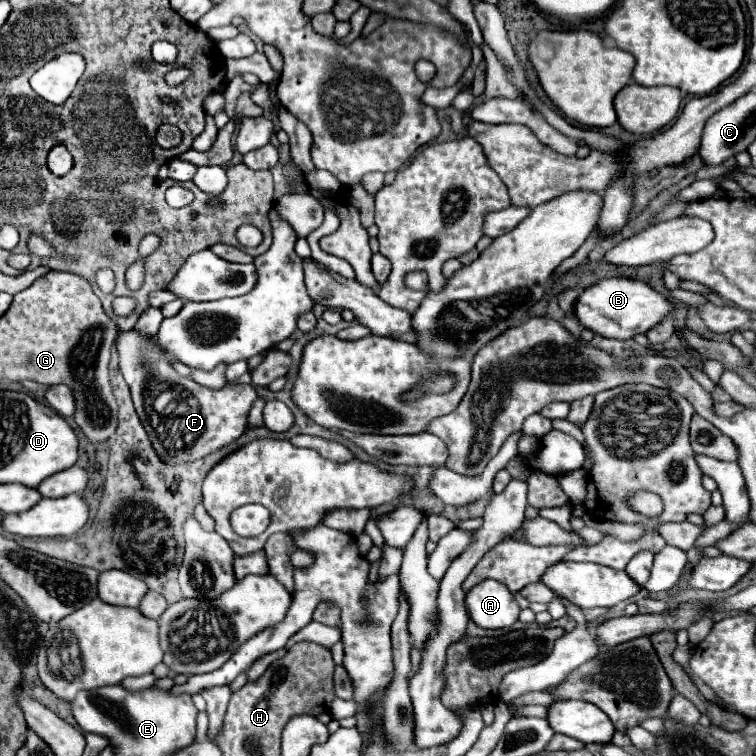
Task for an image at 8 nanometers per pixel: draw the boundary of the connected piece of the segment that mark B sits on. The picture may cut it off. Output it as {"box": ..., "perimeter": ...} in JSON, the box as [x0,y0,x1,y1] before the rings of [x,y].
{"box":[572,278,672,340],"perimeter":[[[608,278],[586,288],[574,302],[572,314],[580,326],[592,330],[594,334],[600,334],[604,338],[628,340],[636,334],[648,332],[652,326],[662,322],[670,312],[672,312],[670,302],[664,300],[648,284],[628,278]]]}

